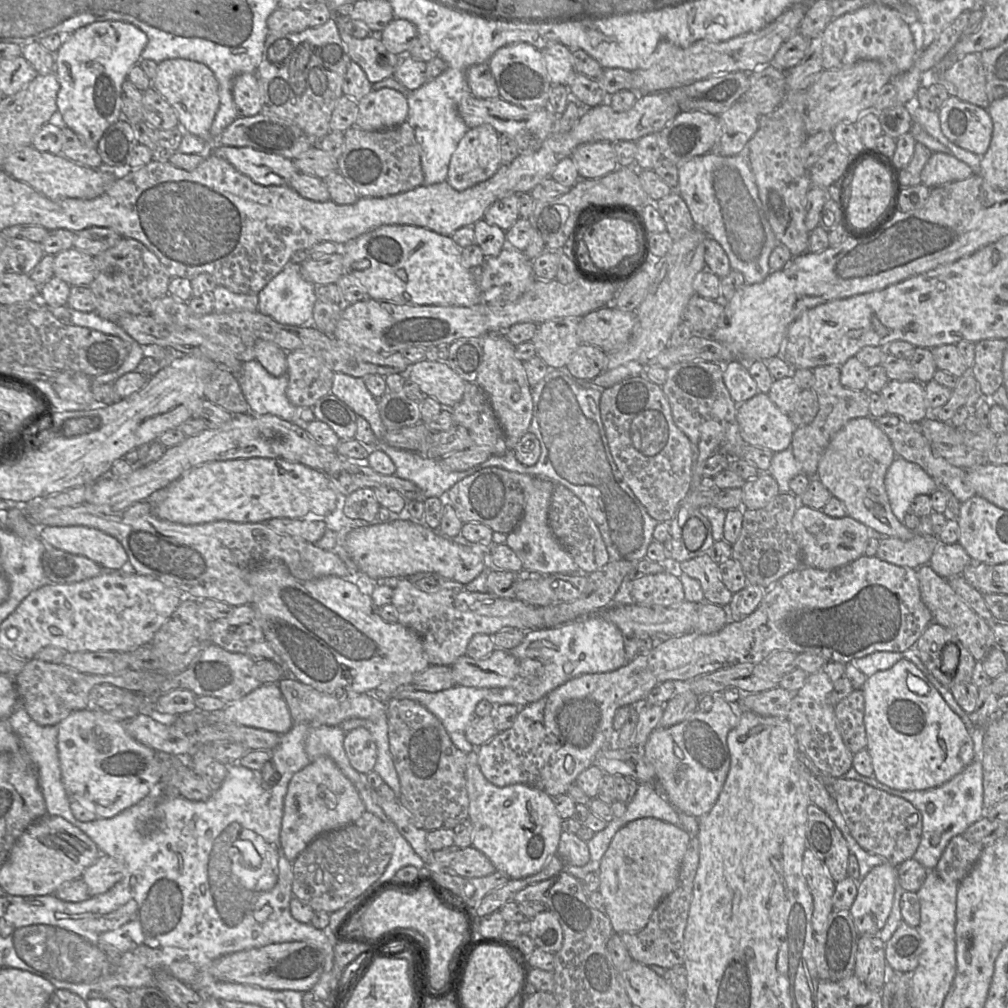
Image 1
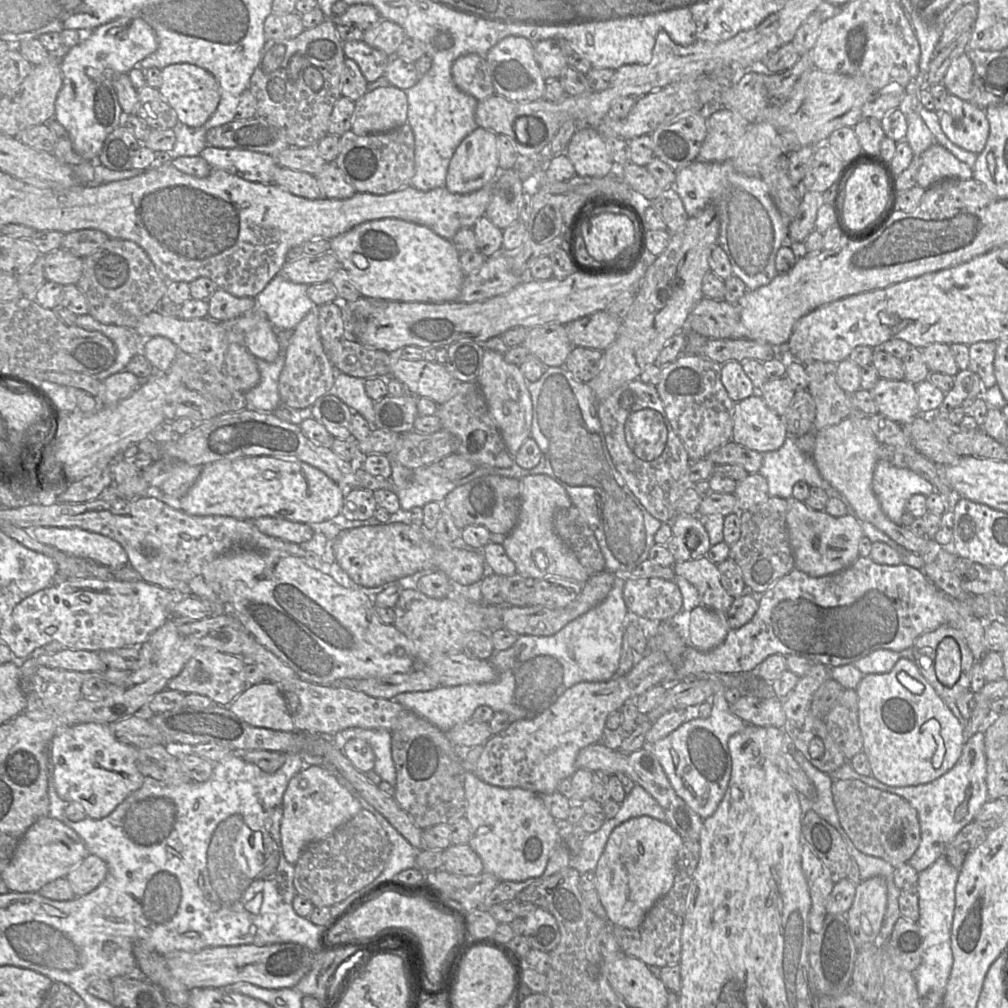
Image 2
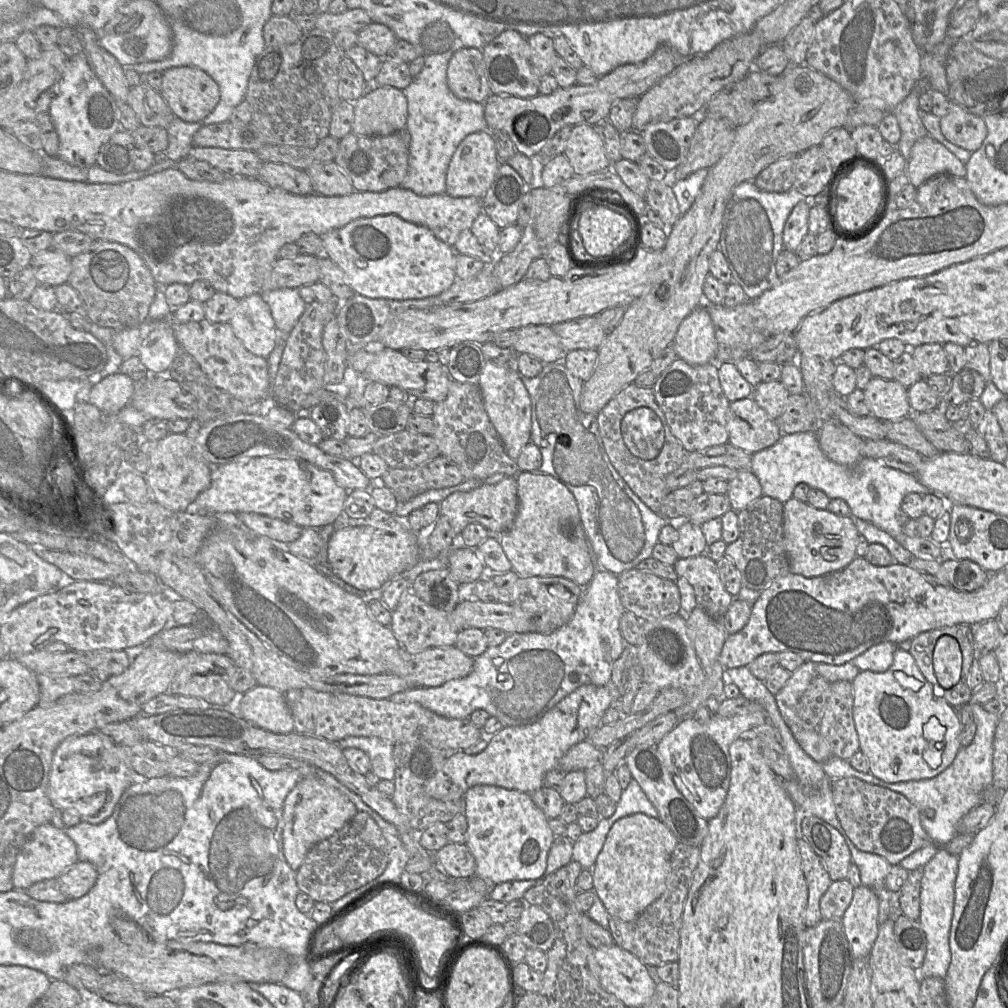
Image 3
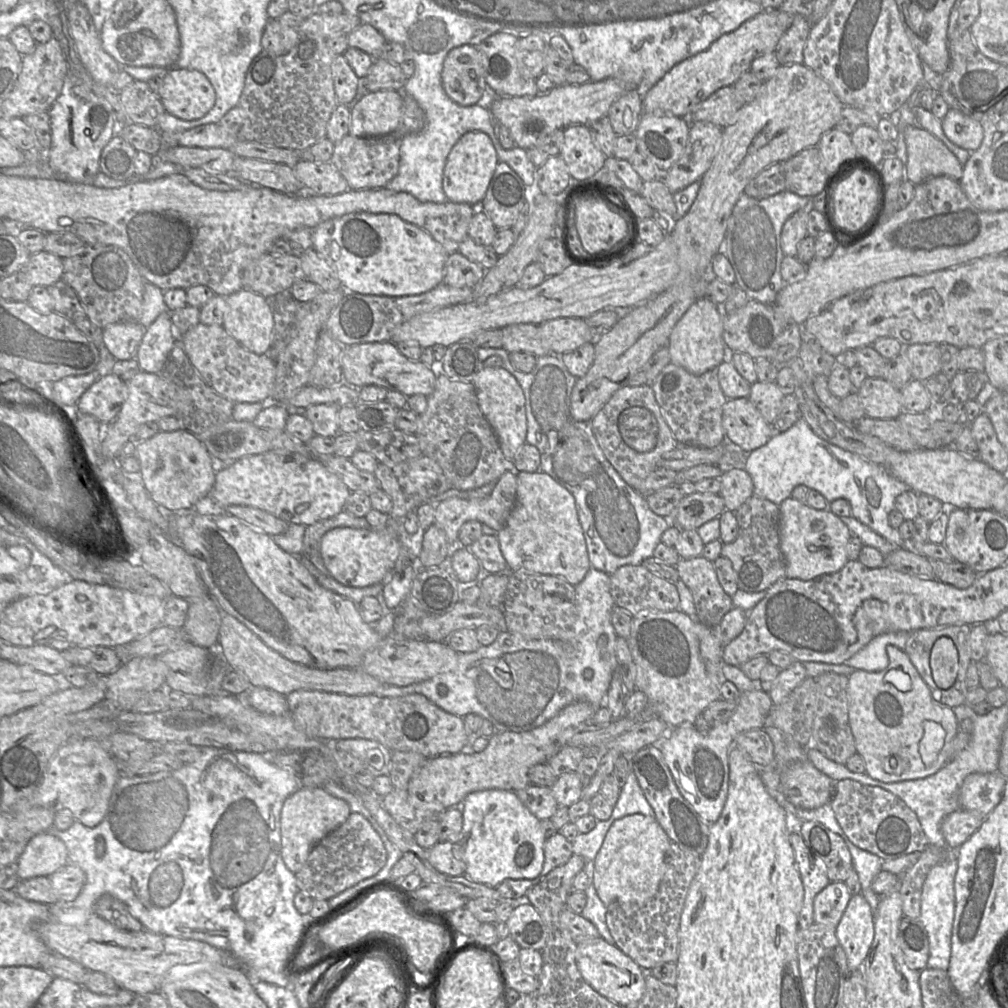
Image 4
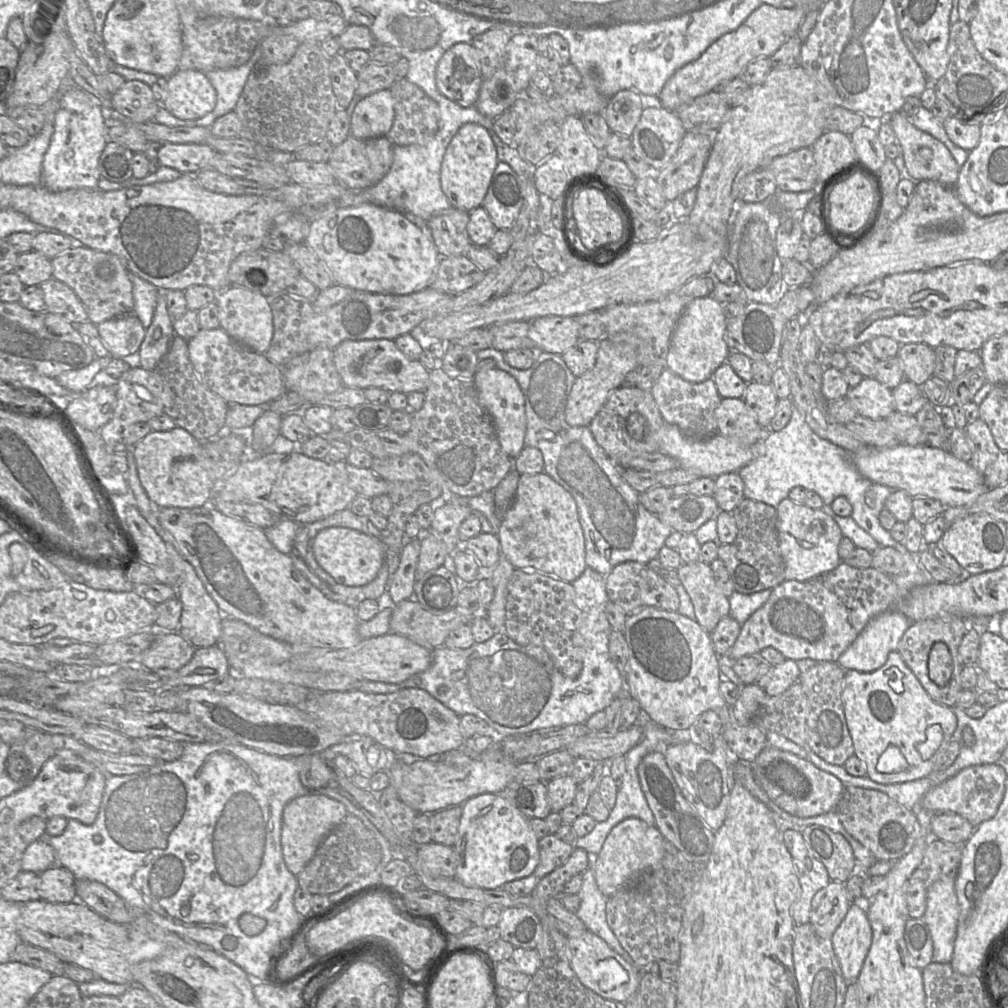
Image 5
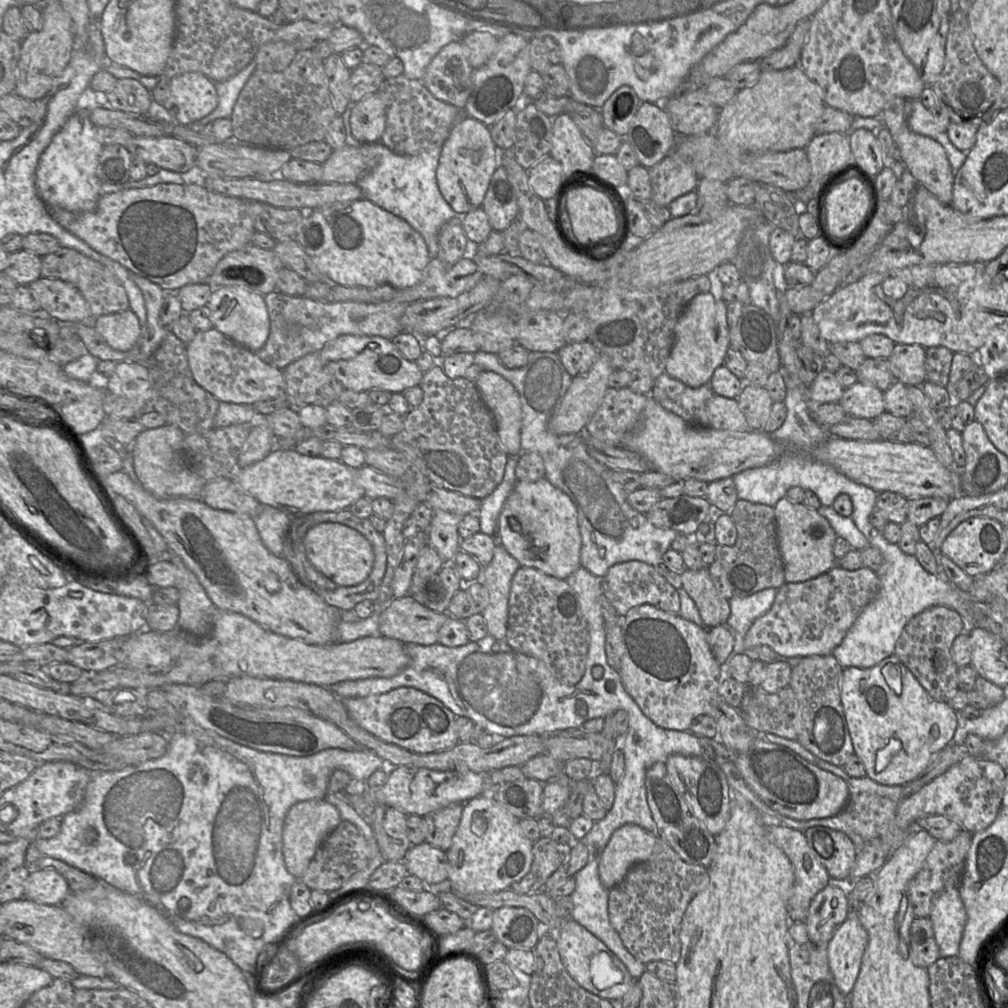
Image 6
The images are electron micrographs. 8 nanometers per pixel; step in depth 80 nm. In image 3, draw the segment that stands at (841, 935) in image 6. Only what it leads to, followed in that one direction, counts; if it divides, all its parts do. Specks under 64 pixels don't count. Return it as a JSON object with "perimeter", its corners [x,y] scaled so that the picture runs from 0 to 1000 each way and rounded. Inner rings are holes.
{"perimeter":[[[860,879],[847,881],[835,917],[847,951],[860,951],[872,924],[872,893]]]}

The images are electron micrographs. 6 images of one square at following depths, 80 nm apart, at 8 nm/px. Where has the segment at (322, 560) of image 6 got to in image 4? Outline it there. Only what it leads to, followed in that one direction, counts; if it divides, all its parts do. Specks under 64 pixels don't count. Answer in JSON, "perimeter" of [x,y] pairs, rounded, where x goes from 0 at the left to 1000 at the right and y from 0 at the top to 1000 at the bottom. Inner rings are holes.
{"perimeter":[[[384,522],[381,525],[333,523],[319,533],[317,548],[326,568],[335,577],[359,583],[379,577],[384,568],[391,566],[398,543],[394,526]]]}

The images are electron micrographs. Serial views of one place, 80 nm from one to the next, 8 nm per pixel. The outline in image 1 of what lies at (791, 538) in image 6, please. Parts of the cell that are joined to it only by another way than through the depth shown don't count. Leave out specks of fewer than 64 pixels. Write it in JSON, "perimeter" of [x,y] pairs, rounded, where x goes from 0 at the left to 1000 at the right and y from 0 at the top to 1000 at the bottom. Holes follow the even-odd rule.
{"perimeter":[[[793,500],[786,515],[789,535],[795,545],[797,562],[825,565],[840,561],[857,551],[862,535],[861,523],[839,511],[826,514],[815,506]]]}

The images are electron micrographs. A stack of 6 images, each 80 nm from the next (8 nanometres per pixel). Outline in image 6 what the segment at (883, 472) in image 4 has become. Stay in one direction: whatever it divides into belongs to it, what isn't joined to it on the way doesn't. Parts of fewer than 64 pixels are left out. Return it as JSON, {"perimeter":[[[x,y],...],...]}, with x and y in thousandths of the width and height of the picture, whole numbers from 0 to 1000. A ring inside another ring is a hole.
{"perimeter":[[[777,366],[776,372],[781,385],[780,395],[777,398],[781,406],[781,412],[776,423],[763,432],[770,438],[781,442],[774,452],[763,460],[738,466],[726,473],[729,478],[732,495],[769,503],[771,498],[779,493],[780,488],[784,484],[792,482],[798,486],[808,488],[815,502],[825,503],[828,494],[832,490],[840,490],[846,500],[844,514],[852,527],[860,534],[863,541],[885,540],[863,519],[863,511],[868,506],[871,488],[845,477],[824,461],[810,457],[802,451],[803,446],[818,438],[823,434],[823,431],[821,425],[815,424],[805,415],[806,400],[801,395],[802,383],[795,380],[794,376],[786,375]]]}

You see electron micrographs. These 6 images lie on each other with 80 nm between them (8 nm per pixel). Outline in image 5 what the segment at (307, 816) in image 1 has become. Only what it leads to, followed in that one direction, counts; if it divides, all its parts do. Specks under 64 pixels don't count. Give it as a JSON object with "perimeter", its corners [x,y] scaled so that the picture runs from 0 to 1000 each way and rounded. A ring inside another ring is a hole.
{"perimeter":[[[317,787],[289,794],[279,811],[279,841],[284,860],[295,869],[309,853],[321,830],[345,808],[341,798]]]}

